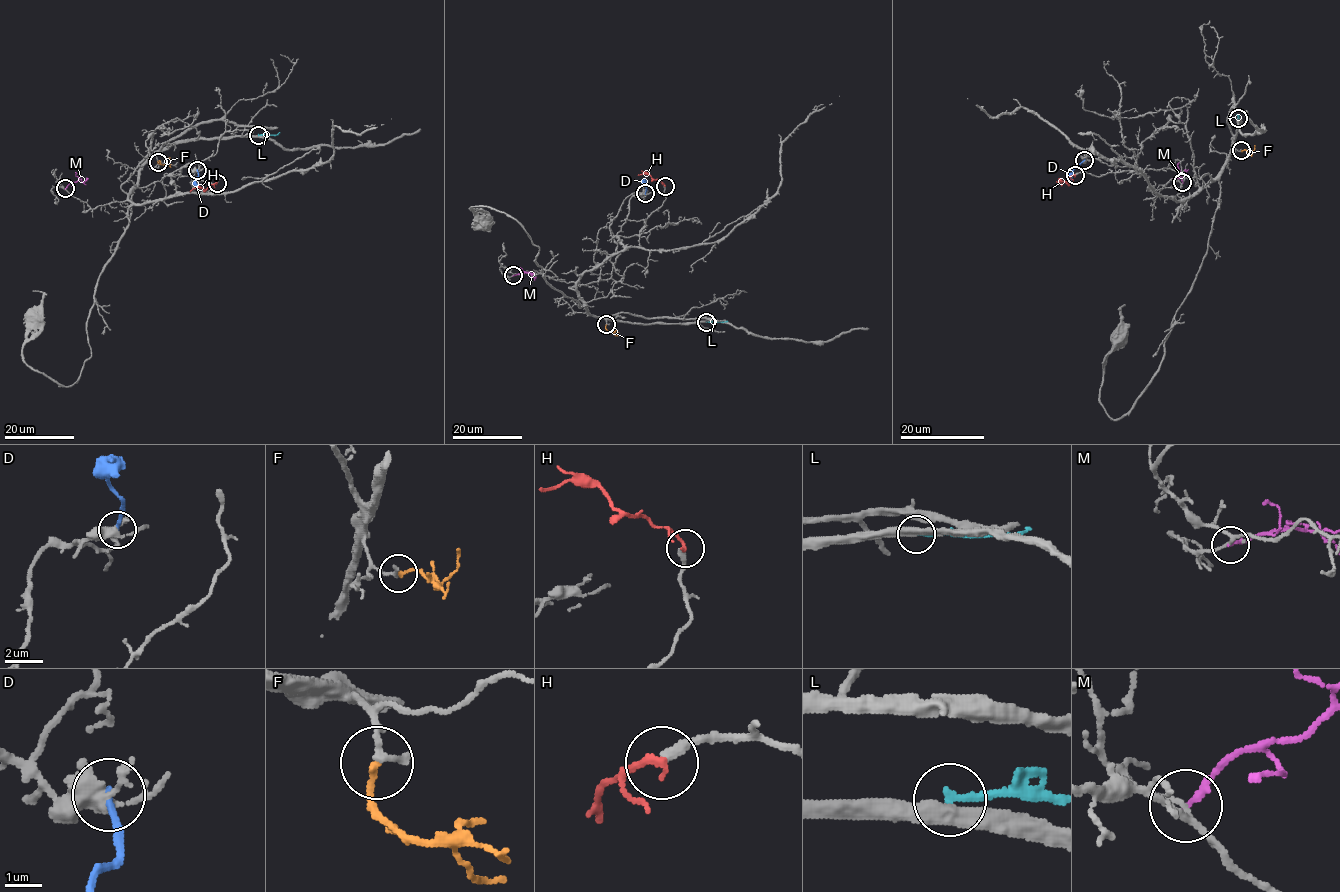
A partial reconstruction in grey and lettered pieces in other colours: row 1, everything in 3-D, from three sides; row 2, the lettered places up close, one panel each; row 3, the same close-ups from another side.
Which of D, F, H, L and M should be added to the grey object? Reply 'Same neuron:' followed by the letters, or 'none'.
Same neuron: F

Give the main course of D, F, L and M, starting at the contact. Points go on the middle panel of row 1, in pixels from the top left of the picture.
D: (645, 193), (644, 181)
F: (606, 325), (605, 328), (618, 336)
L: (706, 322), (727, 320)
M: (513, 276), (527, 272), (535, 280)

